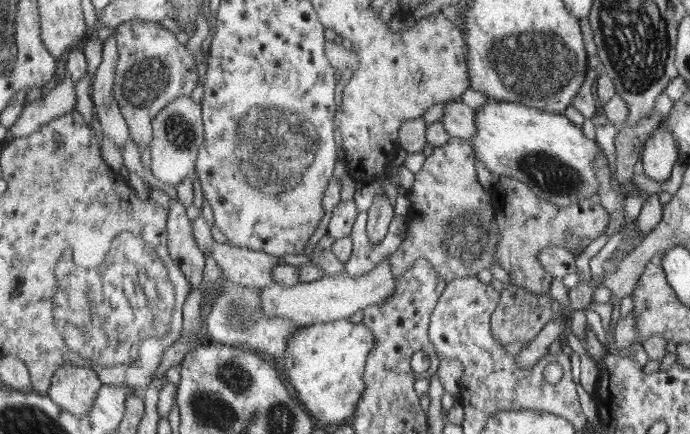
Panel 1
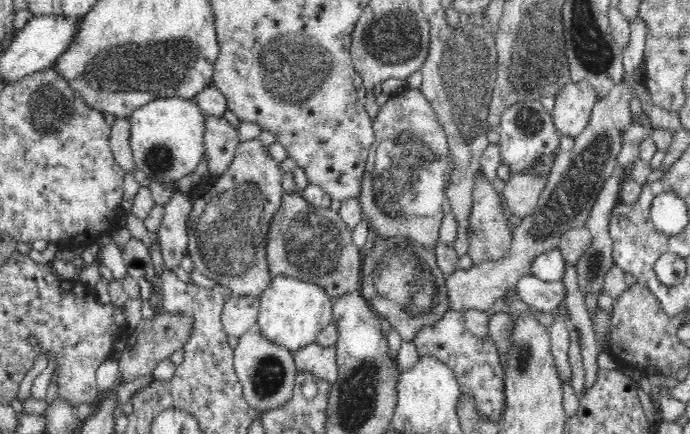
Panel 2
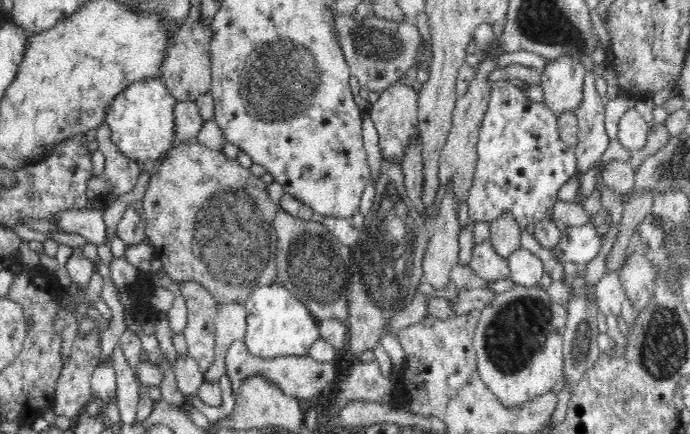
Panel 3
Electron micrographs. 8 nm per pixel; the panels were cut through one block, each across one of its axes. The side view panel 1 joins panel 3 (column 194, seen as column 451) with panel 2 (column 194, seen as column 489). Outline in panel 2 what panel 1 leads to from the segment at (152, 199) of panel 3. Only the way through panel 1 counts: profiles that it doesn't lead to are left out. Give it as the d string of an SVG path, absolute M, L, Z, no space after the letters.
M258 139L240 143L228 170L222 176L212 178L206 188L194 194L194 208L186 227L188 238L188 254L192 258L193 268L202 272L218 285L232 292L233 297L260 297L271 282L272 274L268 268L266 244L271 221L276 217L284 190L282 182L284 173L279 164L269 156L269 150Z

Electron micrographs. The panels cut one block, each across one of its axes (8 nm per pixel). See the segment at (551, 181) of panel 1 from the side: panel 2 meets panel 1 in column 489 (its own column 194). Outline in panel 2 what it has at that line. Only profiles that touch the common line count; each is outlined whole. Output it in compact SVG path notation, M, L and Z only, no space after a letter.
M152 99L128 114L129 140L135 166L150 181L174 182L188 176L207 157L204 147L206 117L195 99Z

